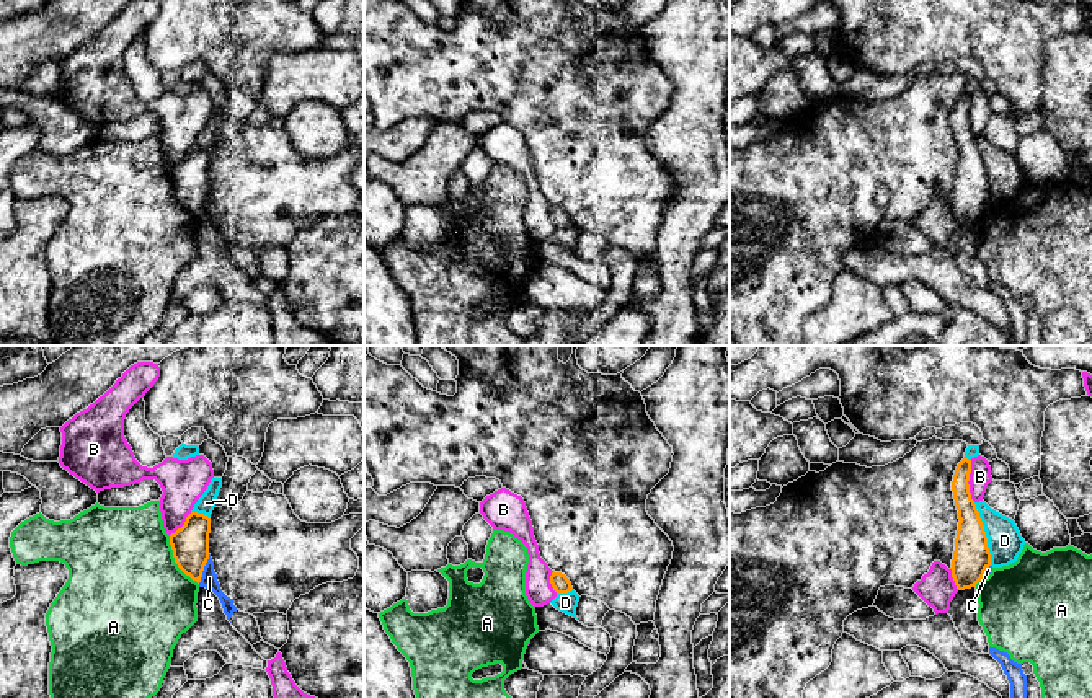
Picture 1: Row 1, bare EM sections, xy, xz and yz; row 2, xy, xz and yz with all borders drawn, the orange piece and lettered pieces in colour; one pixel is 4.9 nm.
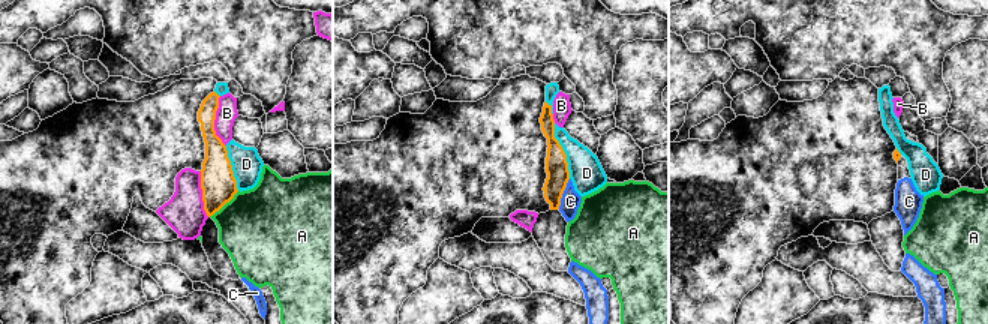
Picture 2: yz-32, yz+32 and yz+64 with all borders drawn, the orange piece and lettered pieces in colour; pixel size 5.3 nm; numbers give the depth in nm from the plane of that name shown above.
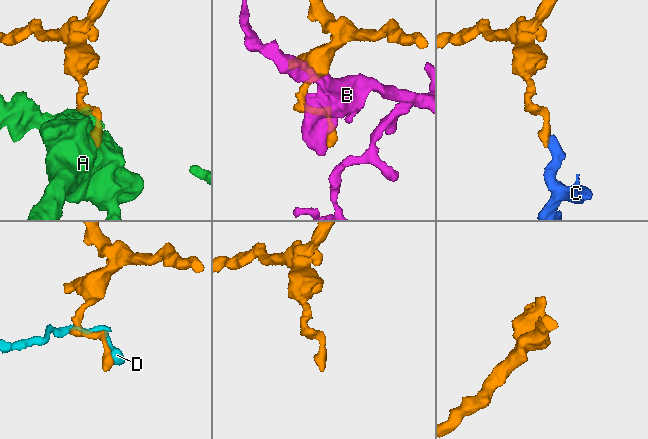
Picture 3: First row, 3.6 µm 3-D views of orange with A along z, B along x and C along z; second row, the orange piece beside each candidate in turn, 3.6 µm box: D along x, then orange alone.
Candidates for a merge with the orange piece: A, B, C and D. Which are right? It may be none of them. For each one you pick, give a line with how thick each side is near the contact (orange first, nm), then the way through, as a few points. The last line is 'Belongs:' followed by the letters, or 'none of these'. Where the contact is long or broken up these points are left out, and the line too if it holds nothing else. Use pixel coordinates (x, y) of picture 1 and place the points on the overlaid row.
Belongs: none of these

